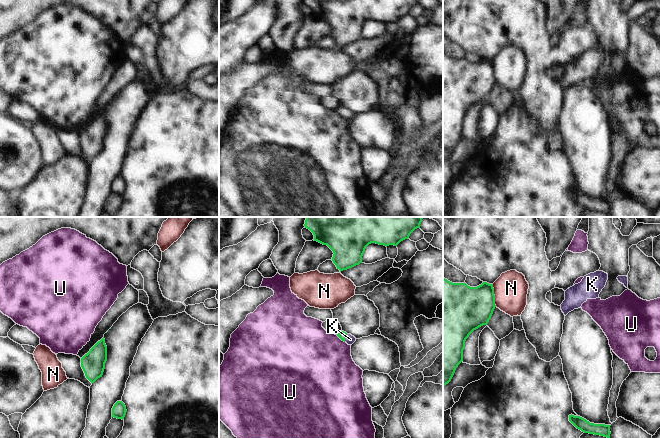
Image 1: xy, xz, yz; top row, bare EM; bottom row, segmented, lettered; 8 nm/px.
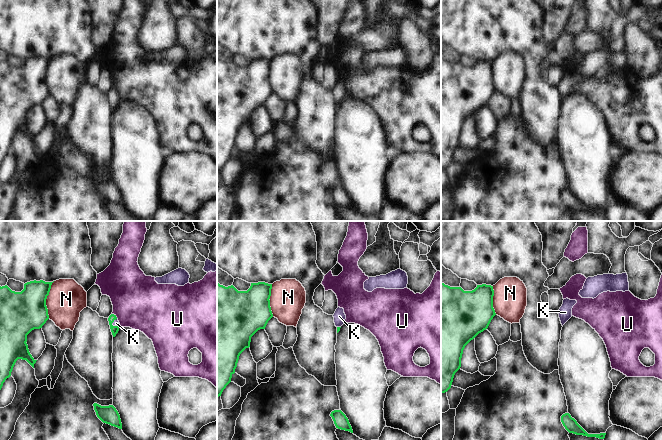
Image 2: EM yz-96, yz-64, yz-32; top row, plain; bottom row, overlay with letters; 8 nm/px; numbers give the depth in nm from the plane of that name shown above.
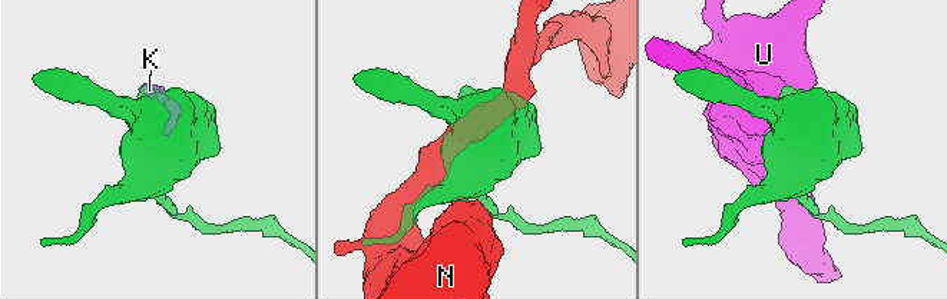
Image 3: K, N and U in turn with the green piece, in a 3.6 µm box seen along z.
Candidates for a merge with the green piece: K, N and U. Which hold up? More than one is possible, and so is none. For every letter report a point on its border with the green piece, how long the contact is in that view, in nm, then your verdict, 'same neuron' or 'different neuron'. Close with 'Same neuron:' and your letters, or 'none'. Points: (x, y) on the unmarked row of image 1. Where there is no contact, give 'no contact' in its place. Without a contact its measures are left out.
K: xz (345, 114) | 70 nm | same neuron
N: yz (494, 71) | 190 nm | different neuron
U: xz (340, 114) | 90 nm | different neuron
Same neuron: K

